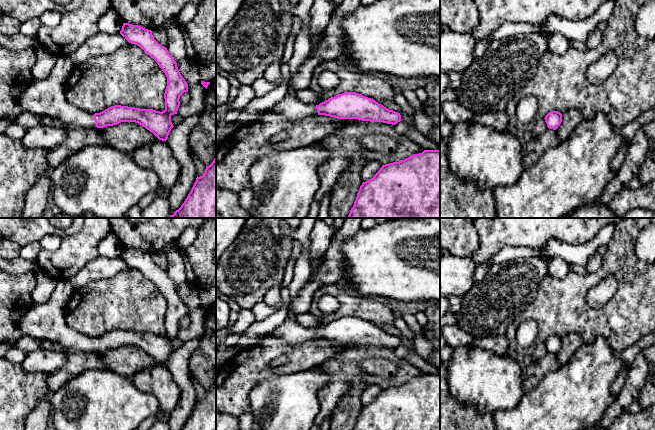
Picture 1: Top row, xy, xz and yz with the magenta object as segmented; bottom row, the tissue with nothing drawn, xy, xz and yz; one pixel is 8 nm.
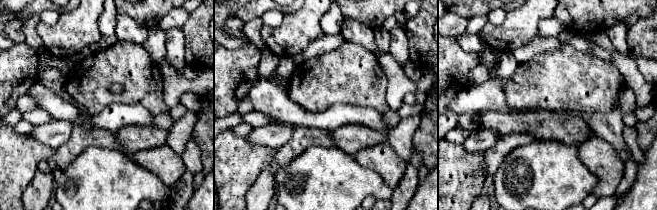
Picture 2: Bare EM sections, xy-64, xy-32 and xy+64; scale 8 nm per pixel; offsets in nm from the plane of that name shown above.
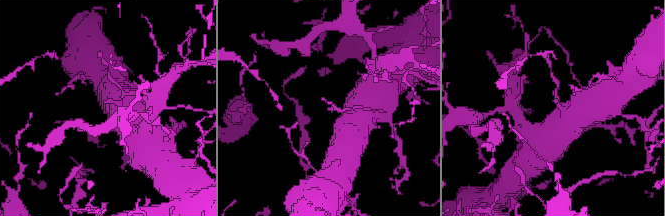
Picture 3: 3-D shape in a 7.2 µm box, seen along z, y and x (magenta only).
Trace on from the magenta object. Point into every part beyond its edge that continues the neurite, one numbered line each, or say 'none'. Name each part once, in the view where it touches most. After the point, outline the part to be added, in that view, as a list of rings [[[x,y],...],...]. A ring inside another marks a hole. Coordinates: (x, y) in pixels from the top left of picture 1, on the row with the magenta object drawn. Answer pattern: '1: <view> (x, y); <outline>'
1: xy (46, 97); [[[70,56],[57,57],[50,75],[44,80],[33,81],[17,104],[24,112],[49,116],[60,120],[68,128],[95,127],[94,114],[72,105],[65,97],[65,83],[74,66]]]

